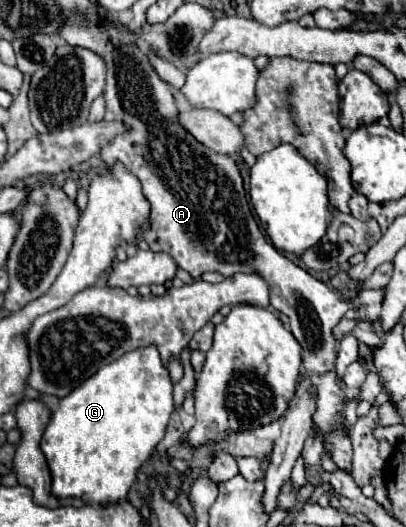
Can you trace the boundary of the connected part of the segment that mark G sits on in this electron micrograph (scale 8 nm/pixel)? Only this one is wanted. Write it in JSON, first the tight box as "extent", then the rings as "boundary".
{"extent":[40,344,174,504],"boundary":[[[150,344],[140,350],[130,350],[128,354],[116,358],[116,362],[102,366],[92,378],[84,380],[76,390],[72,390],[72,394],[64,396],[40,440],[40,450],[44,452],[52,474],[54,496],[72,496],[96,504],[112,504],[124,500],[138,468],[152,456],[156,444],[164,438],[170,414],[174,412],[172,388],[174,384],[170,372],[164,366],[156,346]]]}

